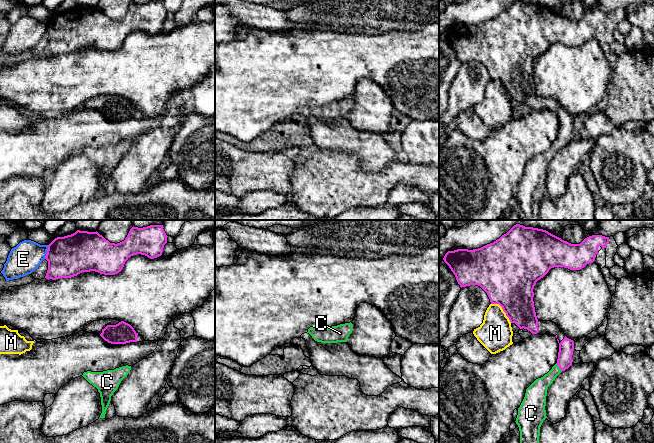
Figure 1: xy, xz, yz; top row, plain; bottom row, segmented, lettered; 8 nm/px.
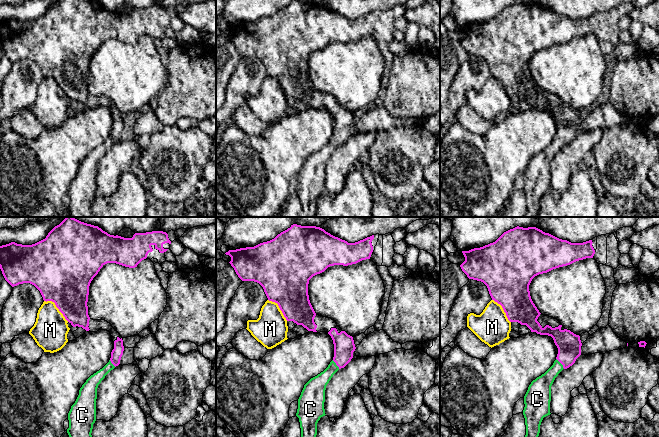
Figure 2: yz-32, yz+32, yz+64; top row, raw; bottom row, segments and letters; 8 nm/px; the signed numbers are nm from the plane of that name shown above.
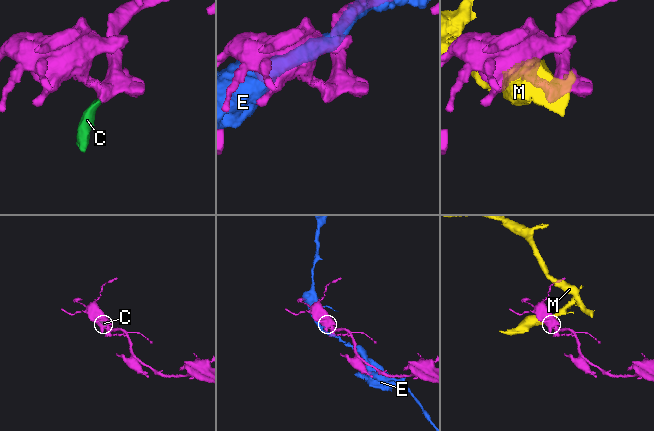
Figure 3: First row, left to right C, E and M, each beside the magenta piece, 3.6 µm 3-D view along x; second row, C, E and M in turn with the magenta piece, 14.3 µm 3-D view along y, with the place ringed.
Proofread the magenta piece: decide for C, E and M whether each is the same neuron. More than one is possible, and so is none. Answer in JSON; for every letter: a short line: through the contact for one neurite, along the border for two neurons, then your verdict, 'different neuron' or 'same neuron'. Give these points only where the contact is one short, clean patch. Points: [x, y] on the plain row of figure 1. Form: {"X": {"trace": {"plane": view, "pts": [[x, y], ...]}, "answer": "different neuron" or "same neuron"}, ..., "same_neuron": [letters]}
{"C": {"trace": {"plane": "yz", "pts": [[566, 123], [565, 135], [559, 143], [538, 165]]}, "answer": "same neuron"}, "E": {"answer": "different neuron"}, "M": {"answer": "different neuron"}, "same_neuron": ["C"]}

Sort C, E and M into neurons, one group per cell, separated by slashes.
C / E / M

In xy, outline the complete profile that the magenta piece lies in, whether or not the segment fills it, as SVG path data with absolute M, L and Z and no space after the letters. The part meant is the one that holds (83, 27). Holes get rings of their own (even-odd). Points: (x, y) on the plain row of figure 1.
M150 1L143 4L132 3L124 17L110 19L96 8L77 6L71 11L55 14L49 21L45 35L48 37L46 55L71 54L82 48L95 47L104 51L115 51L133 31L141 30L150 35L162 31L167 11L163 1Z

